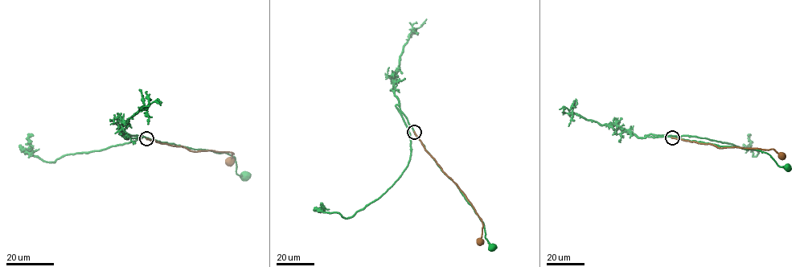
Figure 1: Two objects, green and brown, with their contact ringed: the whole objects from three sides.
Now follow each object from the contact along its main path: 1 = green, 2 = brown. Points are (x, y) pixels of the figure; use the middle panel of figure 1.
1: (414, 132), (483, 223), (485, 237), (492, 247)
2: (414, 132), (424, 149), (463, 193), (481, 219), (483, 224), (479, 241)

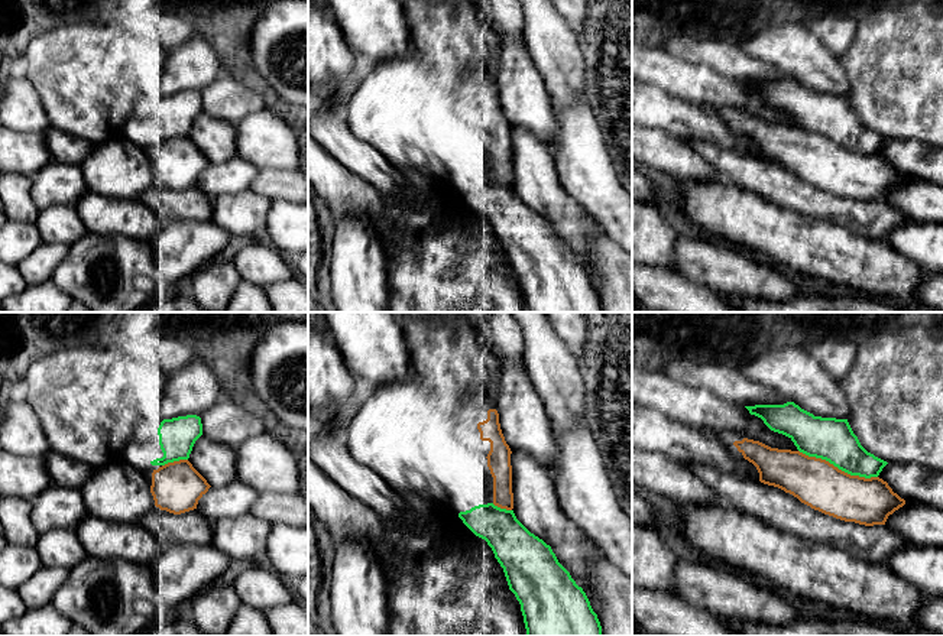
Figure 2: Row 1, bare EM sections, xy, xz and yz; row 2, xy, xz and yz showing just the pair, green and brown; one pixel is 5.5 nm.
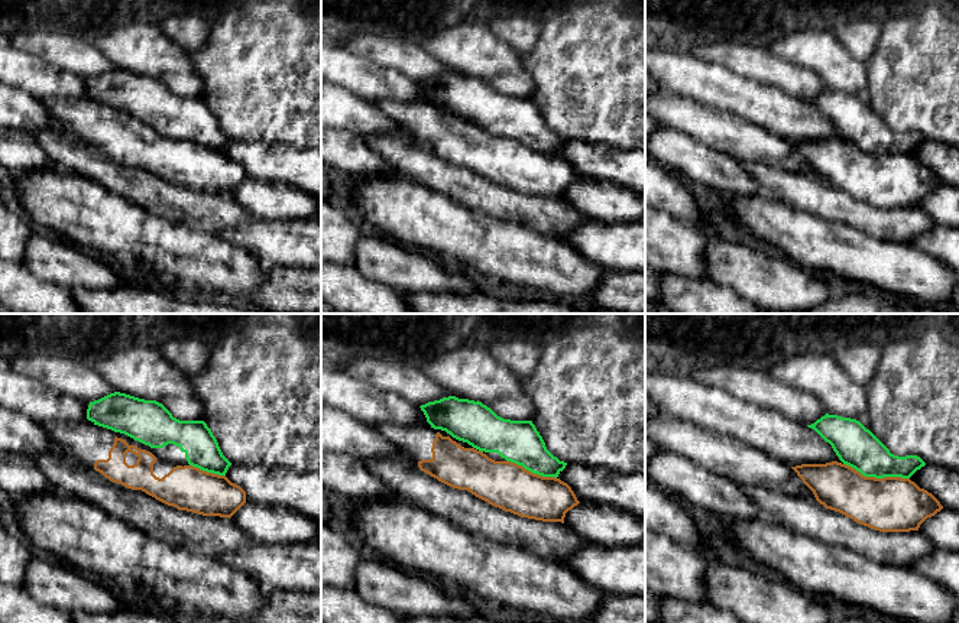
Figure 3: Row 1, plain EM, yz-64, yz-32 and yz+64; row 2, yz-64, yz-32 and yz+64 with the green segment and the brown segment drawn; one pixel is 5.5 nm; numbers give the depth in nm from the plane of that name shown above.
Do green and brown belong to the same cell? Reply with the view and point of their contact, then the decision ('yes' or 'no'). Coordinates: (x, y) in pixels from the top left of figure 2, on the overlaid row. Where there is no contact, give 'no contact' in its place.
contact yz (838, 467); no

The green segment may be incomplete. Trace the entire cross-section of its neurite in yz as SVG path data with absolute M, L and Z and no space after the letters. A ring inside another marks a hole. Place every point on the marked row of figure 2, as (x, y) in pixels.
M794 402L745 408L771 431L788 437L800 452L826 460L850 476L878 477L888 464L861 445L848 419L814 416Z

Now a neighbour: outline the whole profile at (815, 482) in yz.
M697 429L703 435L720 441L733 457L743 457L752 463L759 473L761 483L778 487L811 509L836 519L865 526L885 525L888 516L905 504L905 500L879 477L850 476L826 460L808 457L800 451L771 448L738 432Z

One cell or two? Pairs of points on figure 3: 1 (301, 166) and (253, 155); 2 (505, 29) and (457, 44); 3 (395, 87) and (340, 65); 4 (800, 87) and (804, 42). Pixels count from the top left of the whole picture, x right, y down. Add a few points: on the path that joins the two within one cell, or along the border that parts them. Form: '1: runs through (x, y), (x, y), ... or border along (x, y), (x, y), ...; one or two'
1: runs through (290, 164), (265, 162); one
2: border along (488, 23), (521, 54); two
3: runs through (382, 84), (371, 83), (353, 72); one
4: border along (771, 52), (783, 59), (810, 68), (828, 88); two

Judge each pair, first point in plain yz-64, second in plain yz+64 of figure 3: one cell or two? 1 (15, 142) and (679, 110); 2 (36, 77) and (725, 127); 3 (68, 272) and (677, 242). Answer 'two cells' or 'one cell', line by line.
1: two cells
2: two cells
3: two cells

